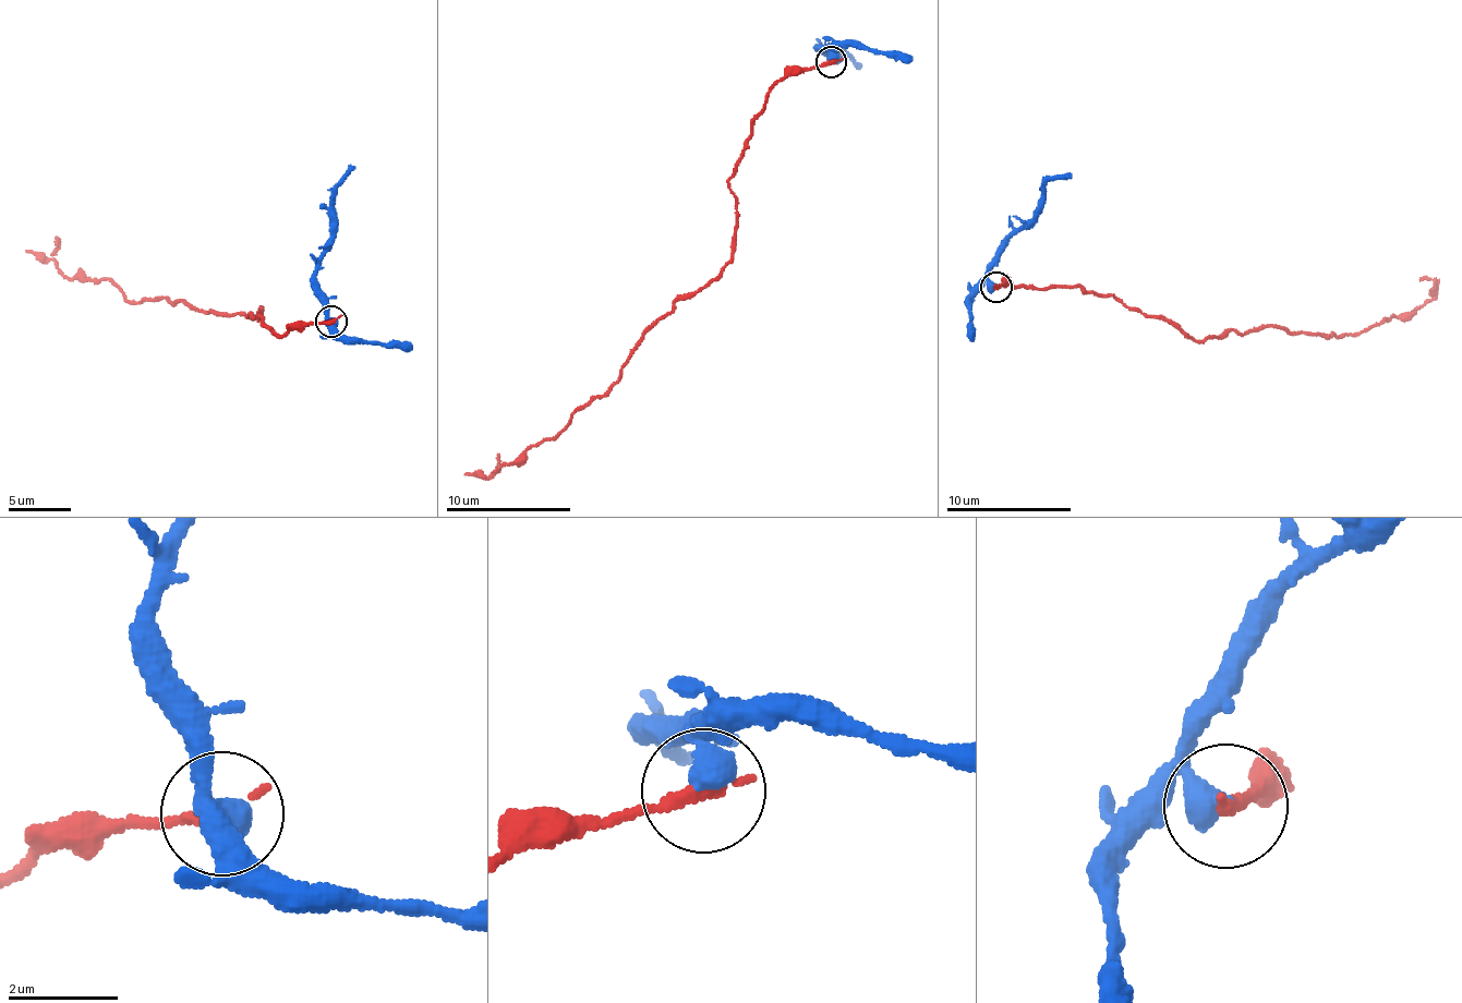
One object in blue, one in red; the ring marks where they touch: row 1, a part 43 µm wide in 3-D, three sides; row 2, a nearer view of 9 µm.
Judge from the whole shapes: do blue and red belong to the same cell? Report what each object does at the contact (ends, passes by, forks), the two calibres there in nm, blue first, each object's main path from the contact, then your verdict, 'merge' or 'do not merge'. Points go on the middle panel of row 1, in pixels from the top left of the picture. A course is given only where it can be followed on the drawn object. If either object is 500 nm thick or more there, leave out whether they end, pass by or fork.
blue passes by; red ends; calibres 380 and 300 nm; course blue (830, 61), (830, 43), (819, 45), (821, 51), (835, 59), (840, 52), (860, 67); course red (830, 63), (798, 67), (771, 89), (730, 180), (733, 256), (642, 336), (619, 375), (493, 475), (498, 454); do not merge

